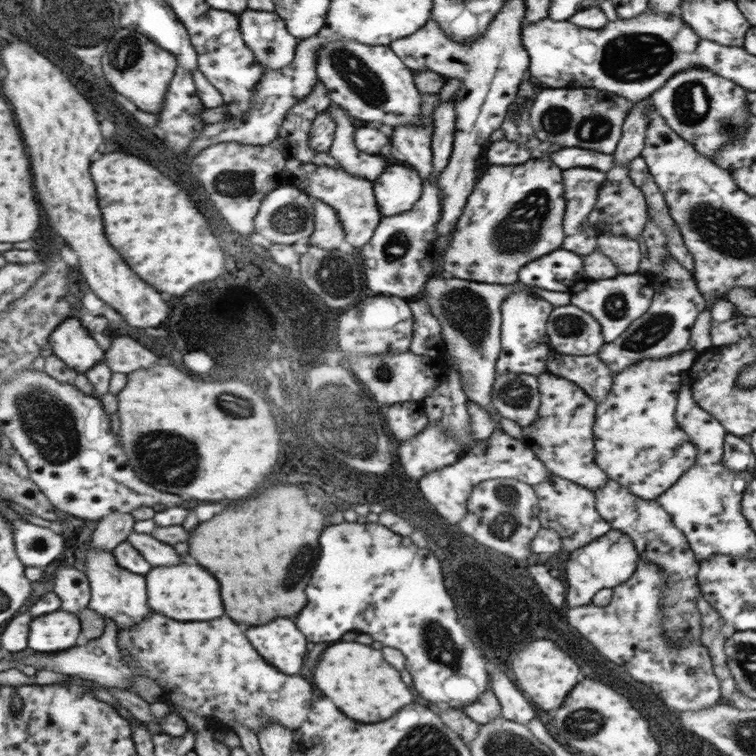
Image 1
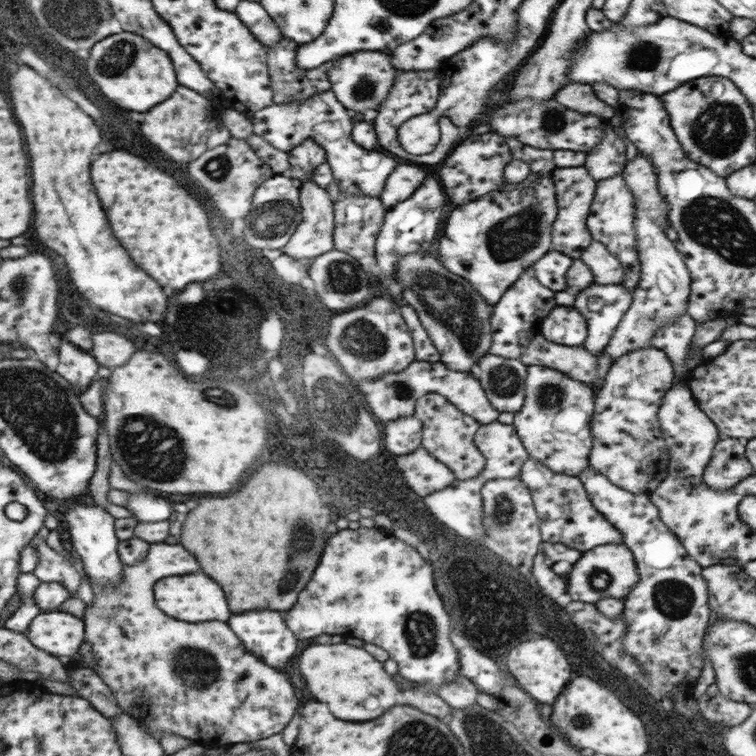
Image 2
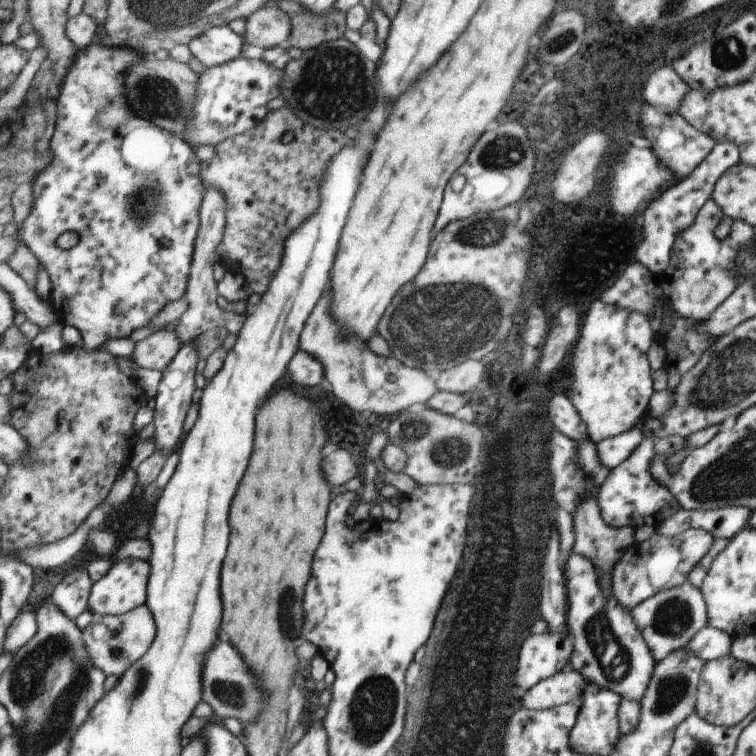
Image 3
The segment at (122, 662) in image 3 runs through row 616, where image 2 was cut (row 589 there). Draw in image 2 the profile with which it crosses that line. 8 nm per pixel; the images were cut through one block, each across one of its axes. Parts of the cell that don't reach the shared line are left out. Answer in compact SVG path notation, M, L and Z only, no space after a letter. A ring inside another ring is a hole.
M153 544L145 562L123 566L123 582L119 588L95 586L95 602L87 608L85 626L87 640L91 642L97 660L97 674L115 692L115 700L125 714L145 722L157 740L165 734L177 734L207 750L227 748L237 742L253 744L255 740L279 734L297 710L297 698L285 674L277 672L261 658L251 656L225 622L213 620L205 624L189 624L167 616L155 606L157 596L153 596L153 586L159 584L161 578L191 574L197 570L199 566L195 558L183 550L181 544Z

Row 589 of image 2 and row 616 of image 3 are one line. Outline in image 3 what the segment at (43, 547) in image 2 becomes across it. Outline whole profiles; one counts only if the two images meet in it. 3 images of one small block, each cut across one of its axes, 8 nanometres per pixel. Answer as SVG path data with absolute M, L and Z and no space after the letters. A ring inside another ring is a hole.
M71 570L53 590L51 602L55 602L57 608L61 608L71 620L77 622L77 618L89 610L89 598L95 584L97 582L93 582L89 570Z

